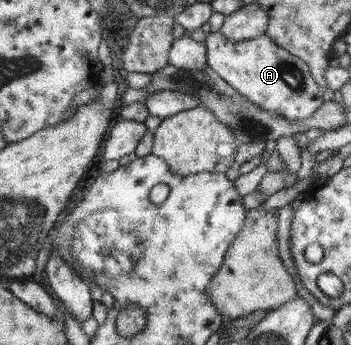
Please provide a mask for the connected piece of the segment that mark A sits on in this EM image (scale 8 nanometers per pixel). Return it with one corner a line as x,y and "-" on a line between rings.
219,31
208,32
204,45
206,64
239,94
263,110
296,121
309,118
324,103
324,90
315,82
307,64
275,44
266,34
234,43

